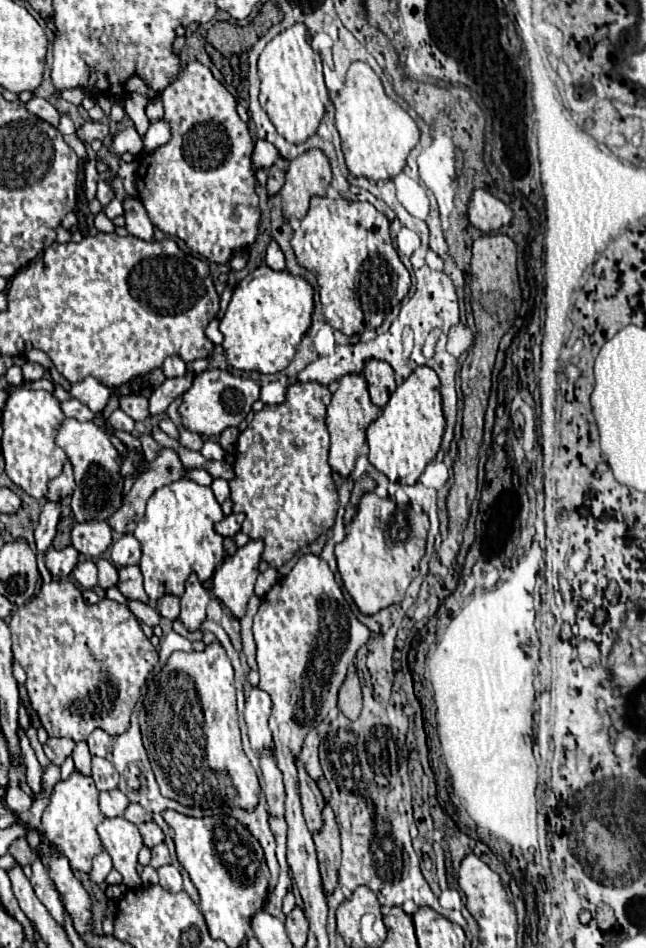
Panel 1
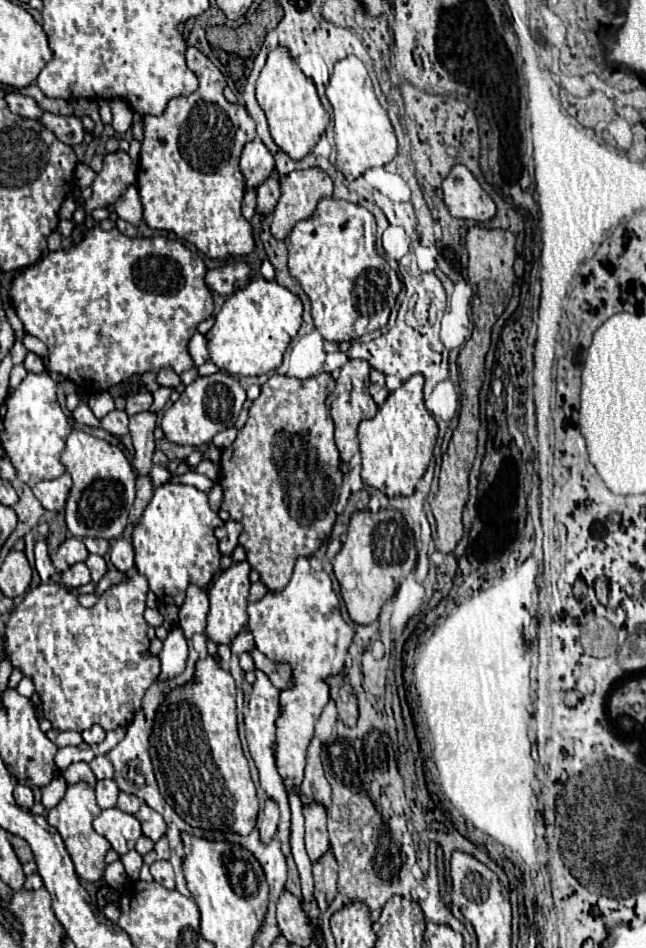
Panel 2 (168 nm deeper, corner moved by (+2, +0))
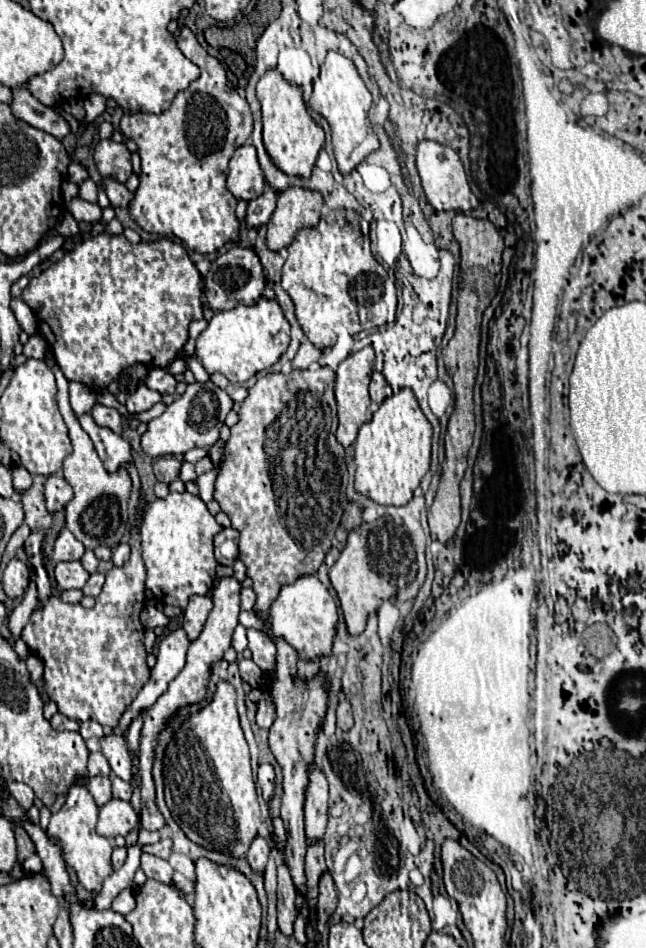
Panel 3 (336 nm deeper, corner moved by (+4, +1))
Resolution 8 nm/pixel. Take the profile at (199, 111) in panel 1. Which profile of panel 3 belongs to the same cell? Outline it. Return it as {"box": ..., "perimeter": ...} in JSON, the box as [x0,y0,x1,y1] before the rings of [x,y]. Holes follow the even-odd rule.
{"box":[120,27,252,255],"perimeter":[[[188,27],[182,29],[178,47],[200,67],[200,77],[174,97],[168,111],[160,115],[130,113],[120,123],[122,133],[136,141],[142,159],[140,185],[134,203],[130,203],[130,215],[144,231],[174,235],[190,249],[210,255],[226,243],[238,241],[236,197],[226,187],[226,175],[232,153],[252,133],[252,113],[246,99],[228,89],[220,61],[208,55]]]}

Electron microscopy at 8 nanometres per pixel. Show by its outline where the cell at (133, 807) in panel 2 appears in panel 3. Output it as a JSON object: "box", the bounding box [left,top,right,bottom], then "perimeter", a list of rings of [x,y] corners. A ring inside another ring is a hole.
{"box":[112,777,132,801],"perimeter":[[[112,777],[112,793],[116,799],[124,799],[124,801],[130,801],[132,797],[132,787],[130,783],[118,779],[118,777]]]}

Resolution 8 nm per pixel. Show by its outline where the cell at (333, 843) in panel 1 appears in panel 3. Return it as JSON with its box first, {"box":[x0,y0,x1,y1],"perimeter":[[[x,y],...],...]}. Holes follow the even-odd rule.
{"box":[316,871,338,923],"perimeter":[[[326,871],[320,877],[320,885],[318,885],[318,905],[316,905],[316,911],[318,911],[318,921],[320,923],[326,923],[328,917],[334,913],[336,901],[338,901],[338,897],[336,897],[336,885],[332,881],[330,871]]]}

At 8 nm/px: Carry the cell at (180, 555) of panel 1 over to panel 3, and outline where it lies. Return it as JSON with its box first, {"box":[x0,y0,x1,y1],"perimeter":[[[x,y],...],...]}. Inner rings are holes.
{"box":[142,491,220,609],"perimeter":[[[170,491],[164,499],[154,499],[150,507],[146,509],[144,525],[142,525],[142,561],[146,565],[146,587],[154,593],[154,597],[164,605],[174,605],[180,609],[186,609],[190,595],[206,595],[208,589],[214,583],[214,545],[212,539],[216,533],[220,533],[220,525],[216,523],[214,515],[208,511],[206,503],[188,491],[178,493]]]}

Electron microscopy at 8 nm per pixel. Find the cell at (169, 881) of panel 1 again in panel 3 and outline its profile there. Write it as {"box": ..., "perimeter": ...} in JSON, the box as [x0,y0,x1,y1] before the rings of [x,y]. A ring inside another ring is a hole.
{"box":[140,853,174,883],"perimeter":[[[142,853],[142,865],[140,865],[140,869],[150,879],[156,879],[156,881],[162,881],[162,883],[172,883],[172,873],[174,871],[172,871],[170,863],[164,861],[164,859],[160,859],[160,857]]]}

